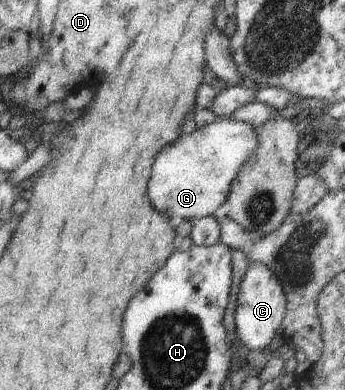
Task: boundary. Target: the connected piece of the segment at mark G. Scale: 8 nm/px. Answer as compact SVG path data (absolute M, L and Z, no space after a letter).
M220 118L197 128L167 145L157 161L149 185L149 197L155 209L172 220L197 220L213 215L230 196L231 185L255 149L259 149L258 128L249 123Z

